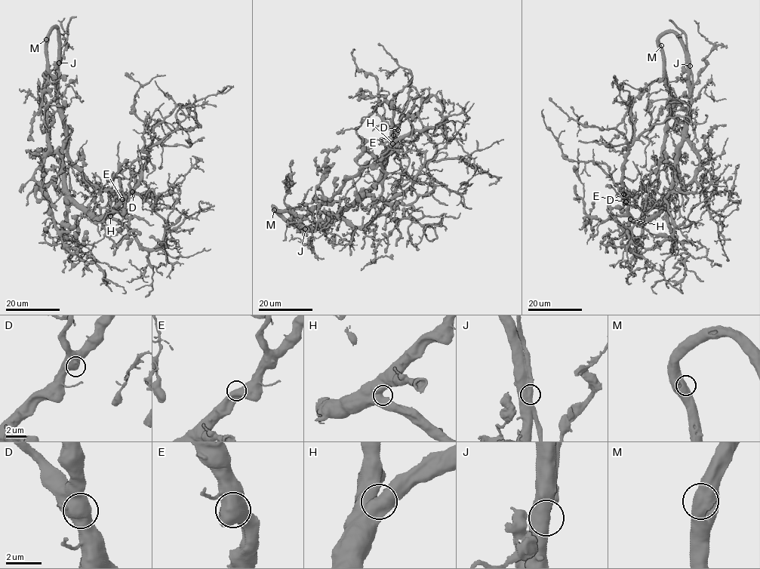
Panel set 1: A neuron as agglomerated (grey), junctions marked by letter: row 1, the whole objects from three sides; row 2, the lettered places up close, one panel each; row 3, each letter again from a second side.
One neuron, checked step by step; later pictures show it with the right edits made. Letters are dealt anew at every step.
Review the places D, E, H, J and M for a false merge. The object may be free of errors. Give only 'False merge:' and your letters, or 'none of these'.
False merge: none of these

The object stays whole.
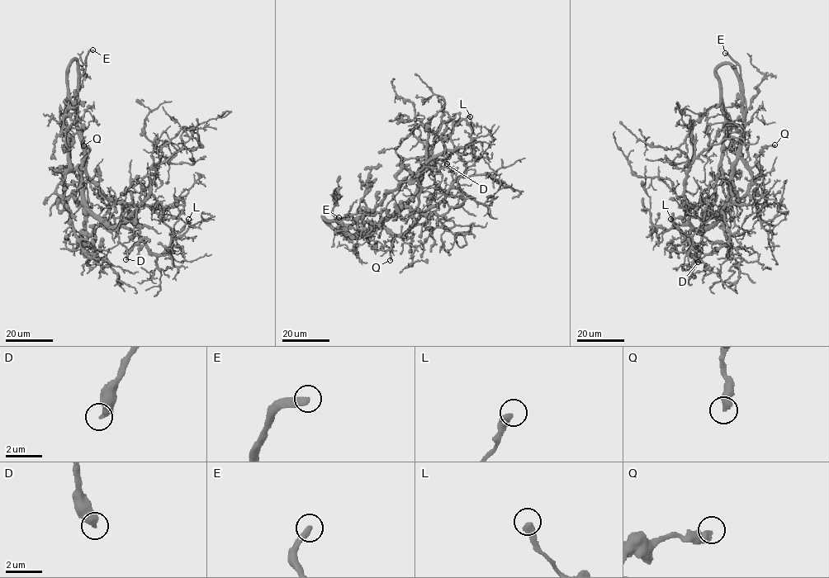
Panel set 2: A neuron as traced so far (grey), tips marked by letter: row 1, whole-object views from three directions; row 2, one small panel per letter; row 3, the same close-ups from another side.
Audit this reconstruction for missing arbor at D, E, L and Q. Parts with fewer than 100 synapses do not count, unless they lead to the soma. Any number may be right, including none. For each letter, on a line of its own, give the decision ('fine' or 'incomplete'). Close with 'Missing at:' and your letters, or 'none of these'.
D: fine
E: incomplete
L: fine
Q: fine
Missing at: E

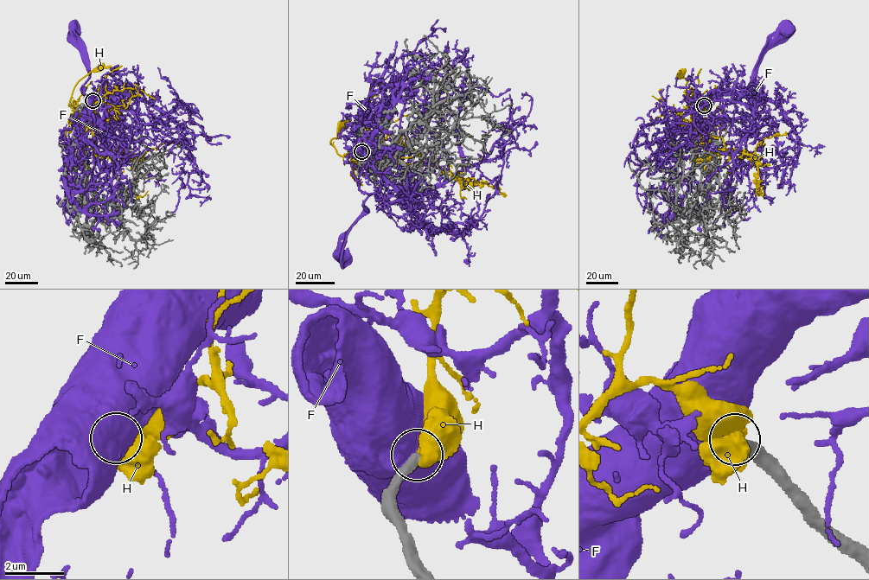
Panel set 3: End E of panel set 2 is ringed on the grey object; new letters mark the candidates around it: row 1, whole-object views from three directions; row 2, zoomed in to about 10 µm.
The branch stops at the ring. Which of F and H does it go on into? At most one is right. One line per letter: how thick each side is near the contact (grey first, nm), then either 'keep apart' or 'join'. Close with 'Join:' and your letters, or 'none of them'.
F: 460 nm thick on the grey side, 650 nm on the other; keep apart
H: 420 nm thick on the grey side, 750 nm on the other; keep apart
Join: none of them

